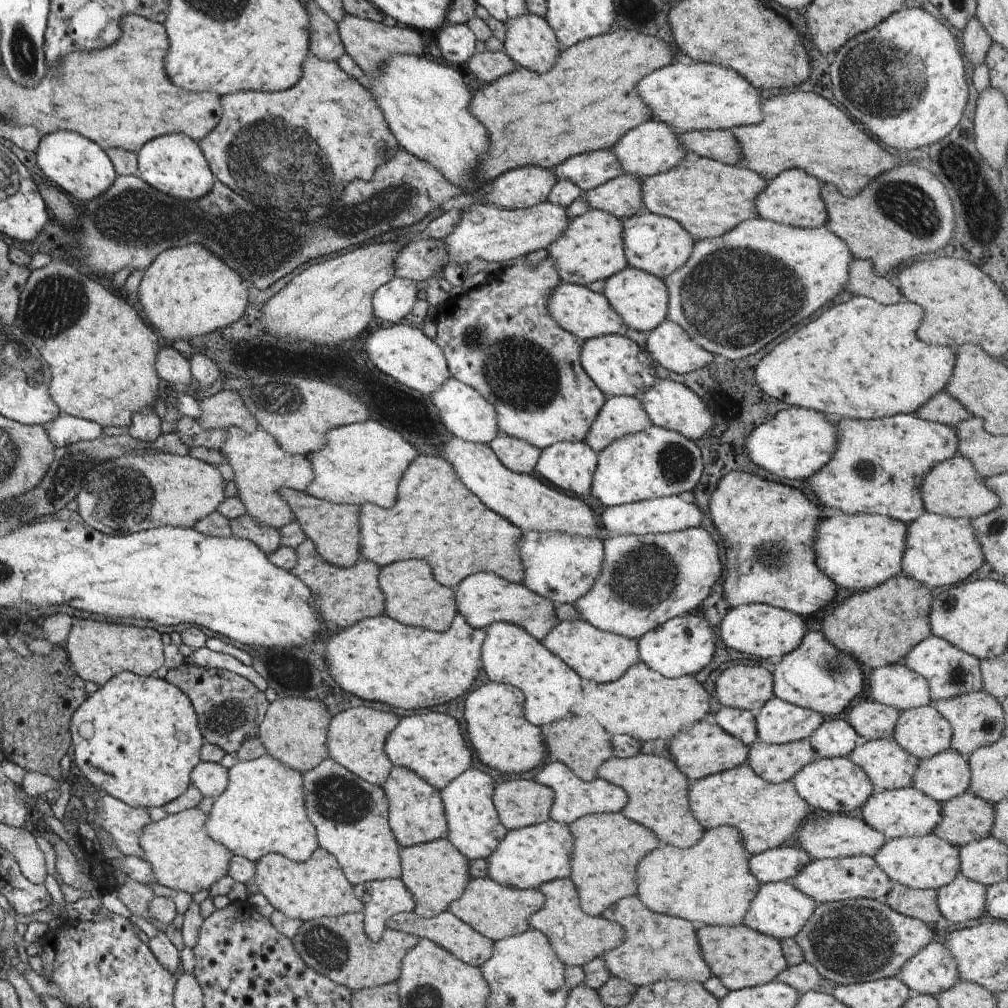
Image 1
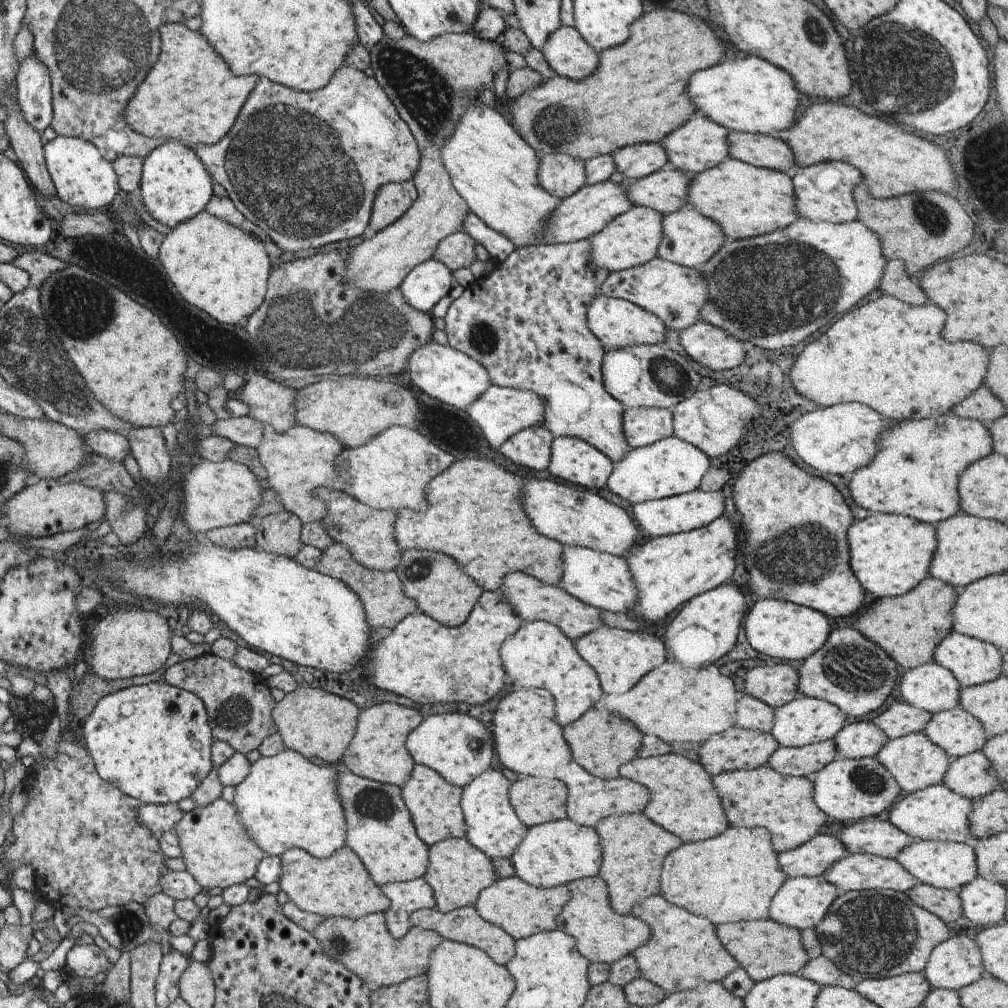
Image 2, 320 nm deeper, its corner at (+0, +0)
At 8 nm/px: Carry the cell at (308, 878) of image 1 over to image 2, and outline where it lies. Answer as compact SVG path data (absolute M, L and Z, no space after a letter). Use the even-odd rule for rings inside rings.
M350 847L339 848L332 856L319 859L306 849L293 848L280 856L282 874L278 884L286 892L290 901L300 910L327 917L362 919L372 913L386 912L390 900L382 894L380 886L372 879L364 863Z

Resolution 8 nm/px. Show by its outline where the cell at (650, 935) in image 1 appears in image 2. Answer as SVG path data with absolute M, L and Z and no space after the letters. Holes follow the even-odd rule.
M662 895L649 896L633 906L631 916L645 920L651 926L650 940L632 954L641 976L662 987L666 995L721 981L740 967L719 939L717 925L702 915L668 902Z

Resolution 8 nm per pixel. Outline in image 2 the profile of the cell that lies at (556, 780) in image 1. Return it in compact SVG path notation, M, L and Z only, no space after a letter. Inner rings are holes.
M574 760L561 766L556 778L563 780L568 789L567 818L583 827L595 828L602 819L612 815L622 816L628 813L643 812L651 799L650 790L643 784L624 777L598 778Z

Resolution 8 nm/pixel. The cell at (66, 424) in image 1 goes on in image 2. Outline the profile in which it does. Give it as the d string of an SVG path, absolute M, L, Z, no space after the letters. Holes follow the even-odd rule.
M114 431L91 432L85 436L85 443L90 452L102 455L112 462L122 463L131 452L131 445L126 434Z

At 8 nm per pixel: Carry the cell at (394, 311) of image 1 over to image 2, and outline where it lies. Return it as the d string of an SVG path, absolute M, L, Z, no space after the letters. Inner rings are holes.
M428 259L404 277L401 293L412 307L426 313L456 284L452 272L438 259Z

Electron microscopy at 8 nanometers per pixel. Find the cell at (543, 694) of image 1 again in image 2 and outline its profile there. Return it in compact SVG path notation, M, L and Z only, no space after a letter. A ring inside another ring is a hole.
M546 621L524 623L502 643L500 656L507 679L514 686L551 692L555 698L555 719L561 727L578 720L602 696L603 688L597 672L579 654L575 641L568 638L555 624Z

